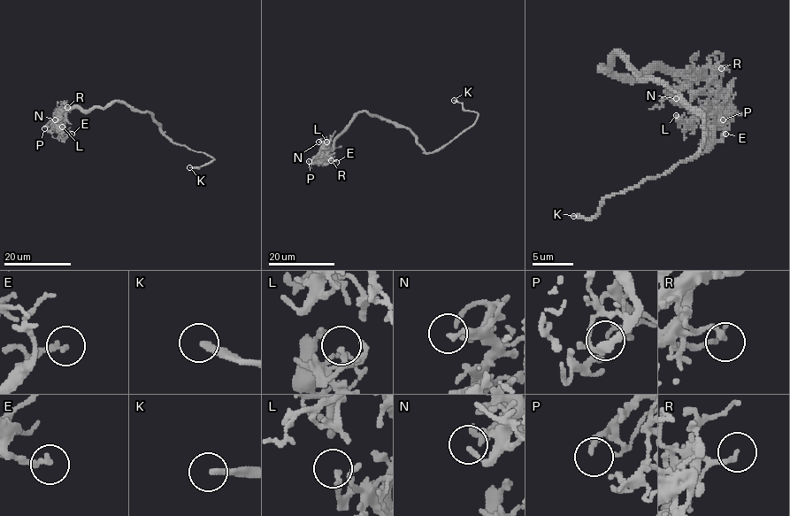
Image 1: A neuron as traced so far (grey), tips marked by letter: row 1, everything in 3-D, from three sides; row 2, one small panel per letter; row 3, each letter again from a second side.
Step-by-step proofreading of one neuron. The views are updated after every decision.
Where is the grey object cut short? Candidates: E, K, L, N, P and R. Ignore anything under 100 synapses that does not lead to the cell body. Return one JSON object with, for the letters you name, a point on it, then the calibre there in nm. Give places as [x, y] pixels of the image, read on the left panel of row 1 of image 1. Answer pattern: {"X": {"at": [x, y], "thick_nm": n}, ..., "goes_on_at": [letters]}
{"K": {"at": [189, 167], "thick_nm": 240}, "goes_on_at": ["K"]}

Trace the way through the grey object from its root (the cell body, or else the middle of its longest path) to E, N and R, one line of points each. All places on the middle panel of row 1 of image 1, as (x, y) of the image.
E: (403, 127), (371, 116), (366, 111), (359, 111), (333, 146), (319, 158), (332, 157), (331, 160), (336, 162)
N: (403, 127), (371, 116), (366, 111), (359, 111), (331, 148), (318, 142)
R: (403, 127), (371, 116), (366, 111), (359, 111), (327, 153), (326, 157), (331, 160)

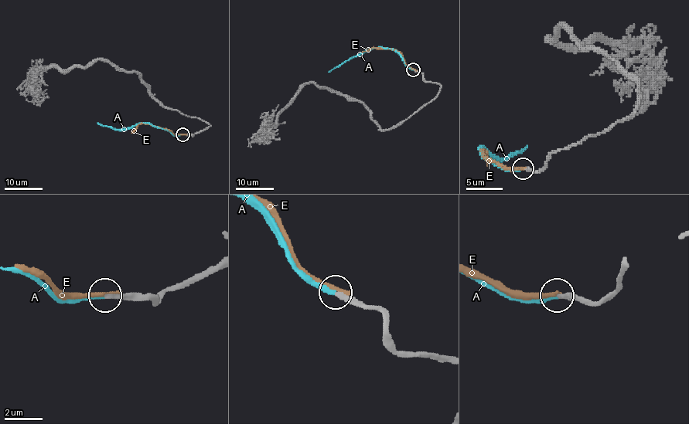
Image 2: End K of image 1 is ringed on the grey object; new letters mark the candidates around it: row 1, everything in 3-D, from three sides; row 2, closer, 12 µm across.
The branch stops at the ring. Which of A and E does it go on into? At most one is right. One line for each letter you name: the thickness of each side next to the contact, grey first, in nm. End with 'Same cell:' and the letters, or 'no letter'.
A: 240 nm thick on the grey side, 240 nm on the other
Same cell: A

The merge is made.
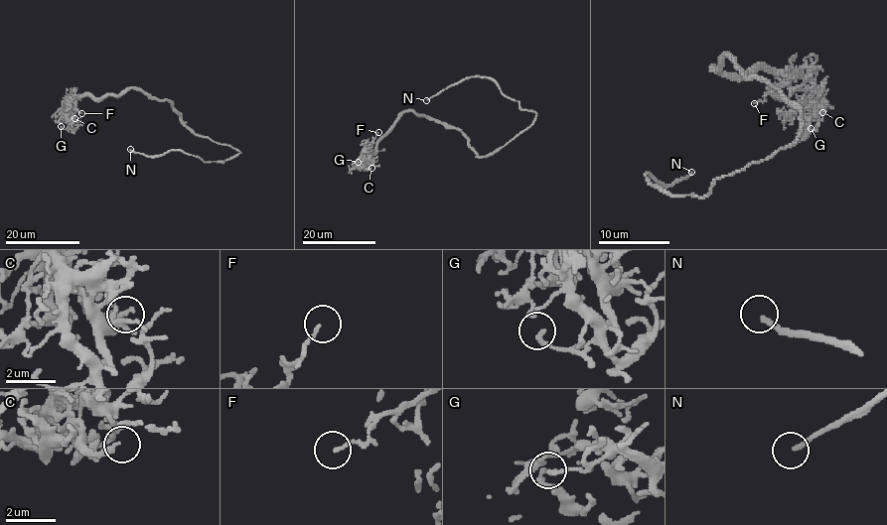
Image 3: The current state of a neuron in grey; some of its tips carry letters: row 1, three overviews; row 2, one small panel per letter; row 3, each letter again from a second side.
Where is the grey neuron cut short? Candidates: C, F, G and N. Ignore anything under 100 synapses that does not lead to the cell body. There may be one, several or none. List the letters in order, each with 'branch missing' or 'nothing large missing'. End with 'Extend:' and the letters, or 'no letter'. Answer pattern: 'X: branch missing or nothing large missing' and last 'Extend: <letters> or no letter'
C: nothing large missing
F: nothing large missing
G: nothing large missing
N: branch missing
Extend: N

